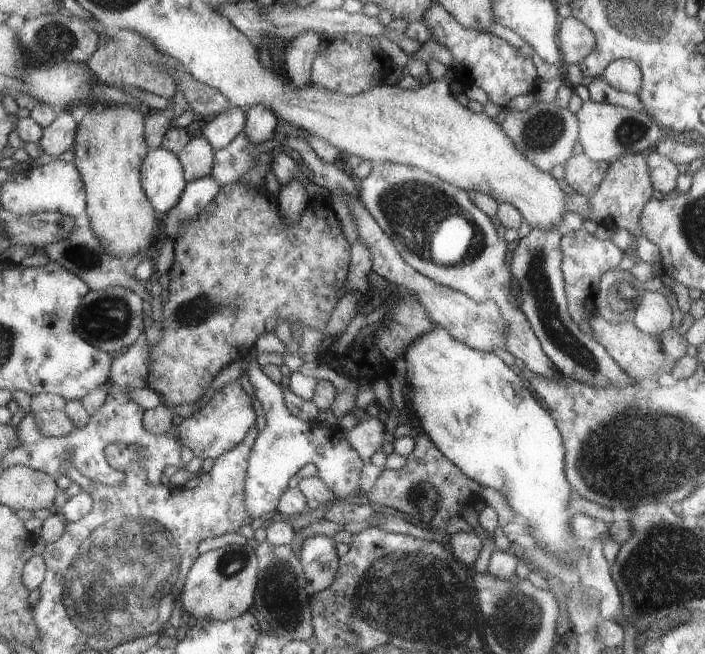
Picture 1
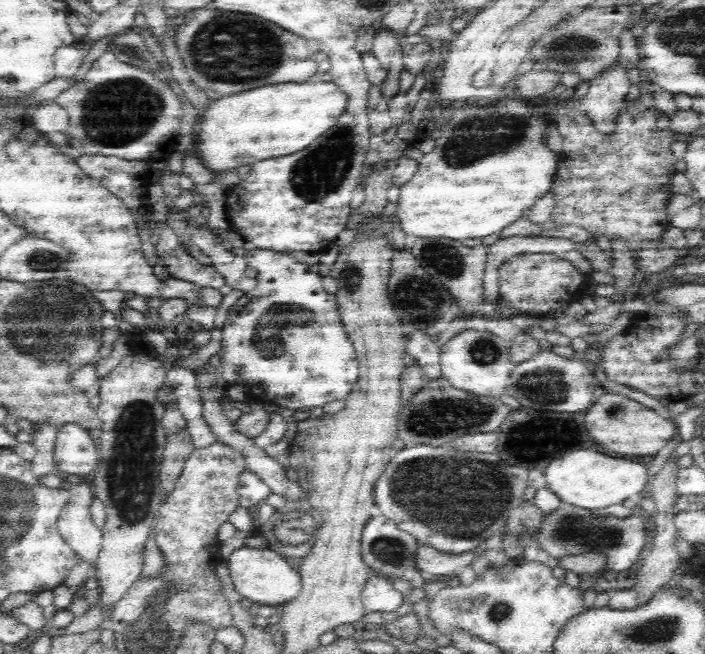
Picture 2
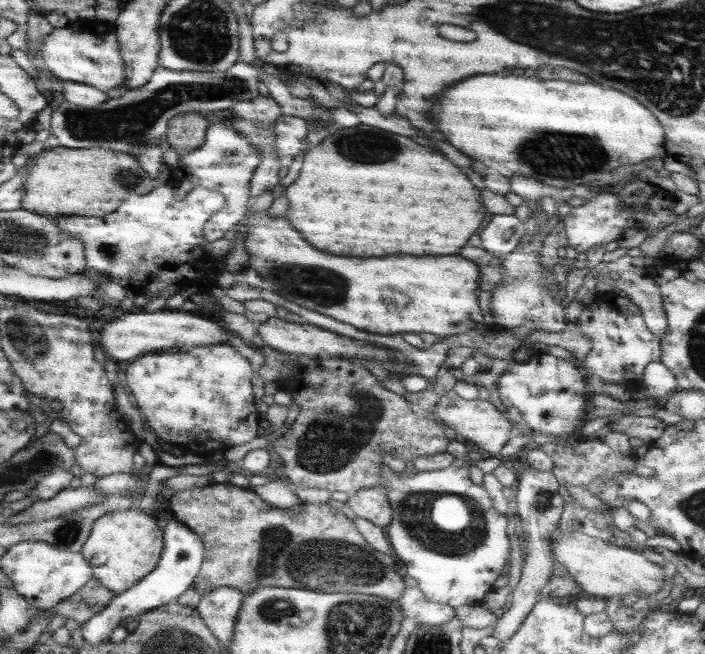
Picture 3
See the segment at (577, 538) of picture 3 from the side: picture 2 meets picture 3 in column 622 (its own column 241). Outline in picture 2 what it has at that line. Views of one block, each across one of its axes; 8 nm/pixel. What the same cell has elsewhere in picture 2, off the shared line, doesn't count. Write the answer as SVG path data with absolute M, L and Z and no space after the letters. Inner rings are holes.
M240 547L223 560L228 567L237 593L252 602L272 607L281 607L301 591L301 574L288 558L278 555L272 549L249 549Z

